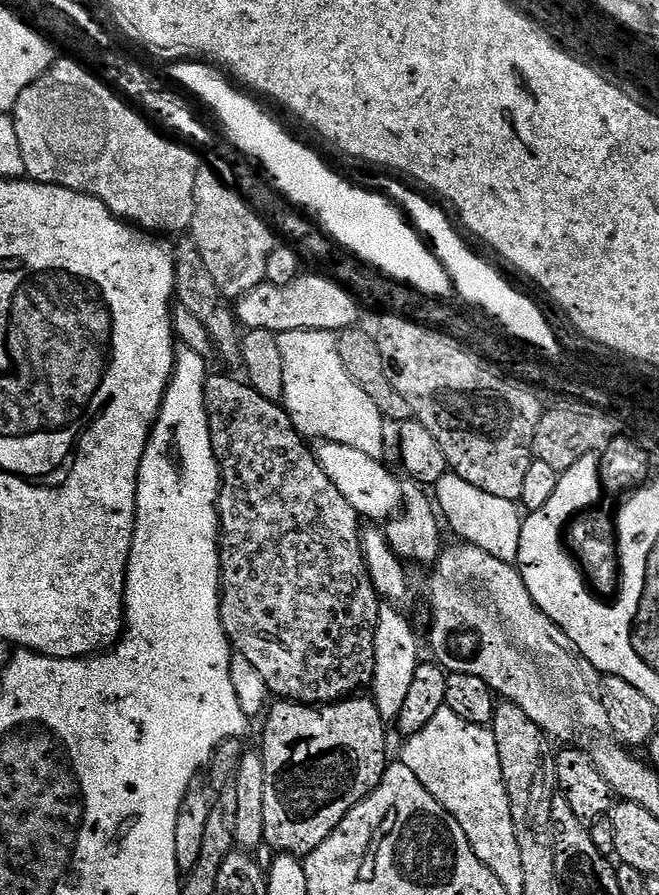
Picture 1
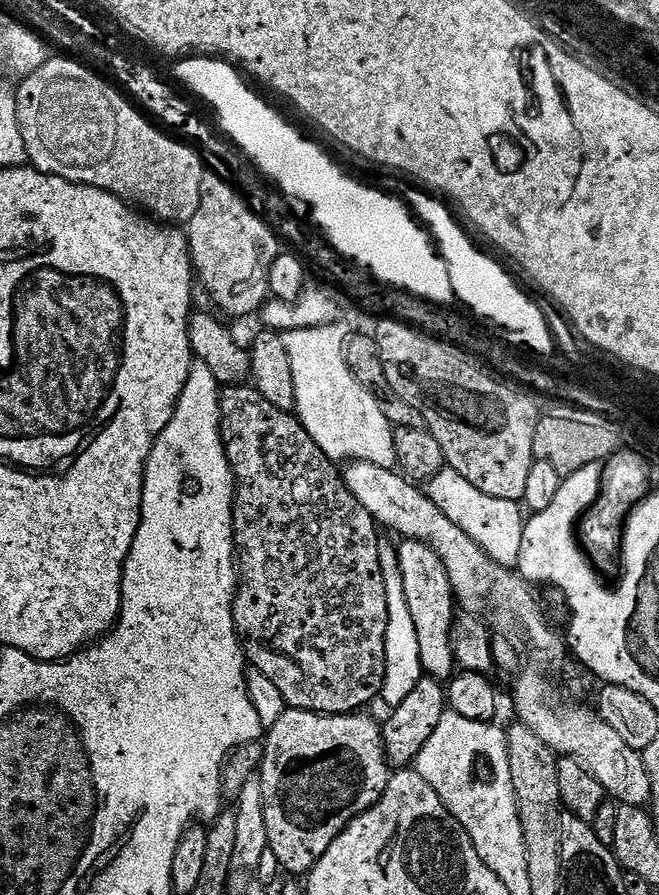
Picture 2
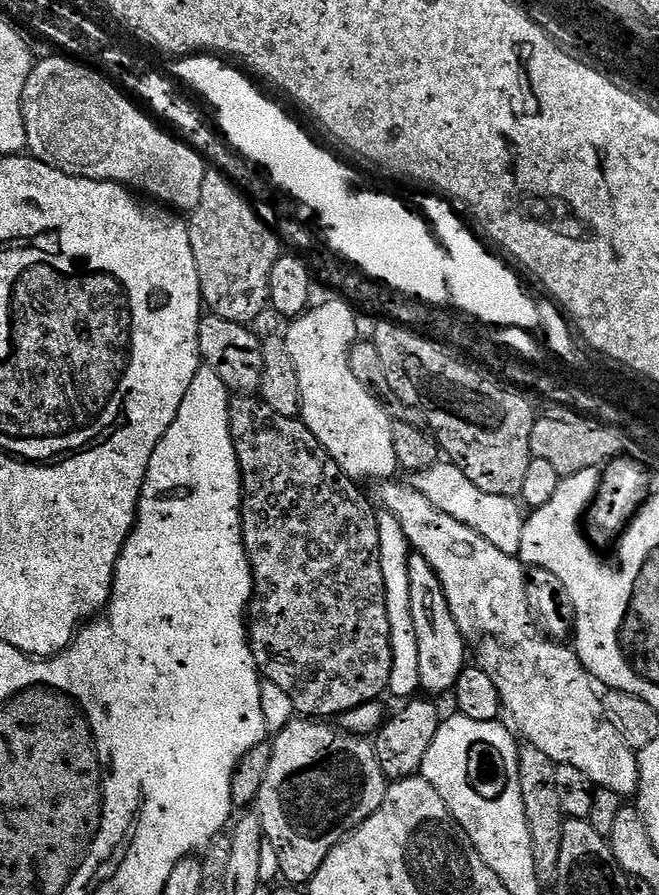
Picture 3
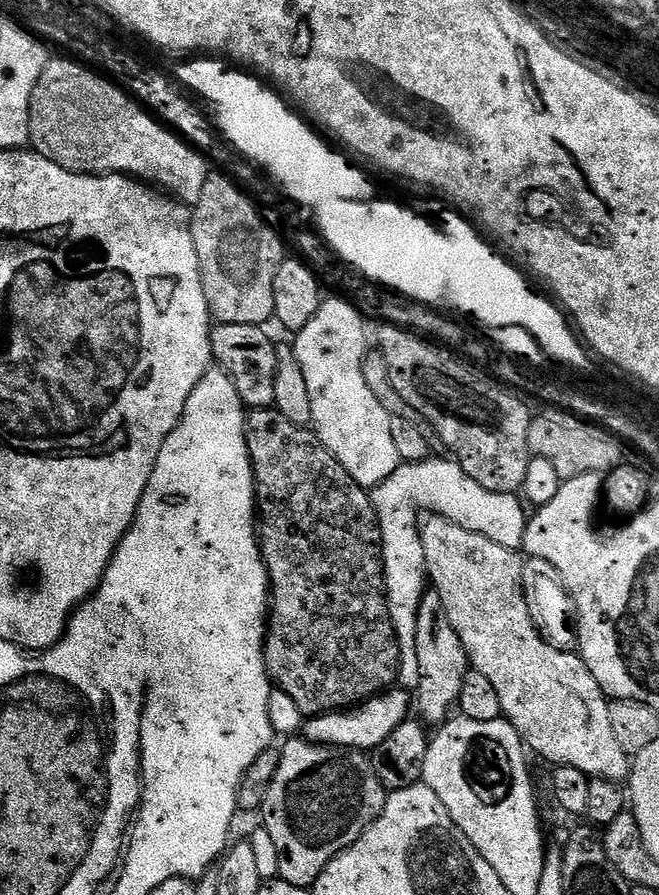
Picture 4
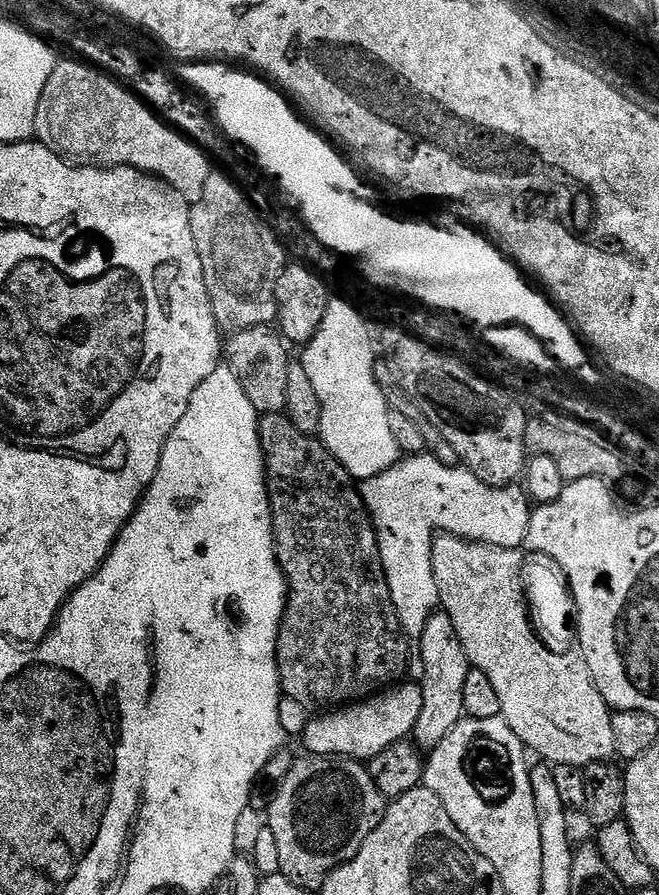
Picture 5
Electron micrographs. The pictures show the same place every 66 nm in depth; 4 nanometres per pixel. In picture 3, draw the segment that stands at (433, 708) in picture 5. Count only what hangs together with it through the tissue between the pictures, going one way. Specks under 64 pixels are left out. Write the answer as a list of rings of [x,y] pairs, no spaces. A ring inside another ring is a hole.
[[[419,554],[408,557],[408,573],[410,574],[410,610],[414,614],[414,634],[418,634],[418,678],[421,689],[429,697],[440,698],[443,692],[451,693],[458,682],[458,674],[466,666],[464,635],[458,630],[458,622],[454,622],[454,614],[450,614],[450,602],[446,602],[446,590],[434,572],[434,566],[426,562]]]

